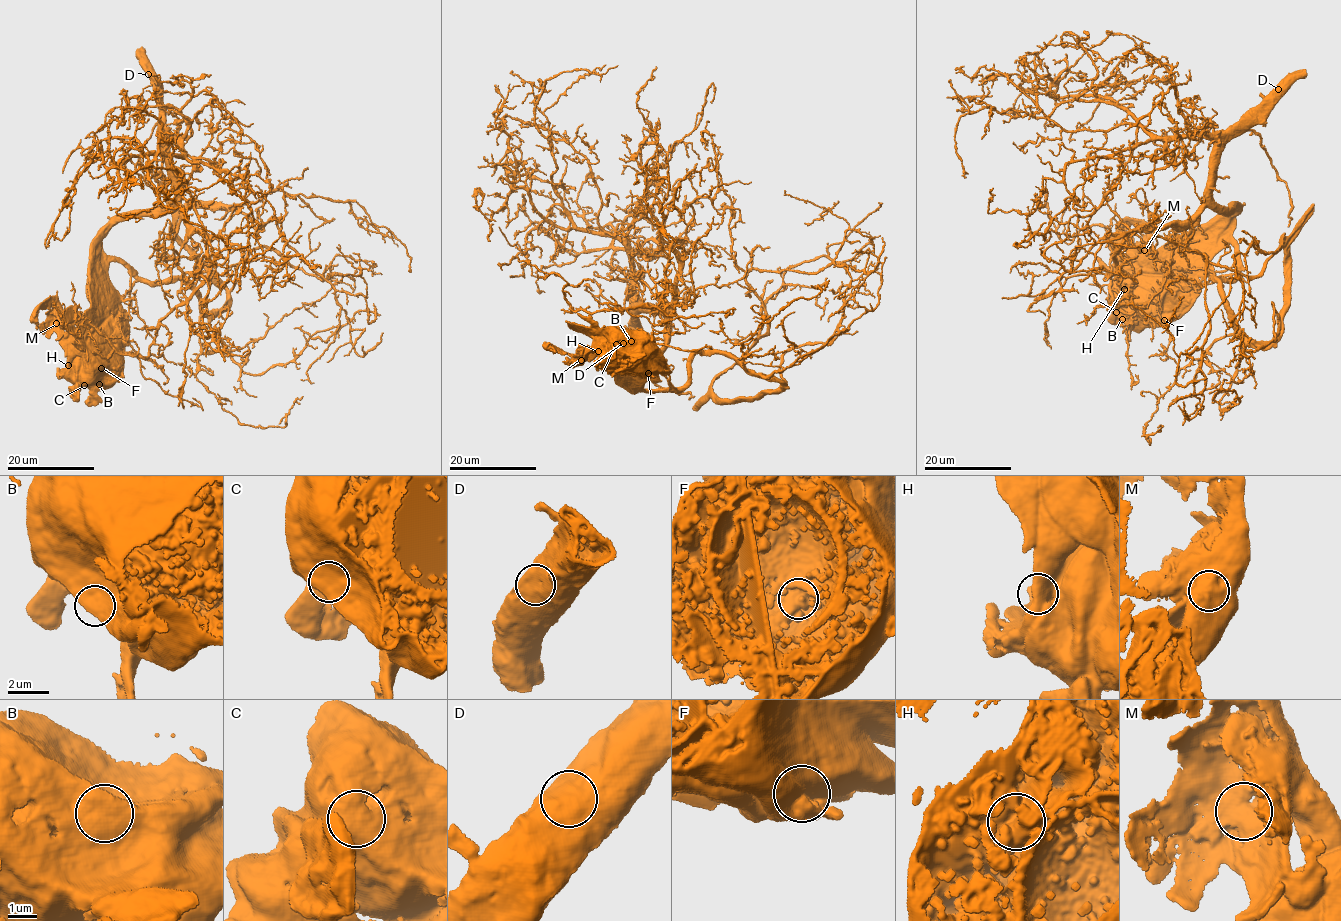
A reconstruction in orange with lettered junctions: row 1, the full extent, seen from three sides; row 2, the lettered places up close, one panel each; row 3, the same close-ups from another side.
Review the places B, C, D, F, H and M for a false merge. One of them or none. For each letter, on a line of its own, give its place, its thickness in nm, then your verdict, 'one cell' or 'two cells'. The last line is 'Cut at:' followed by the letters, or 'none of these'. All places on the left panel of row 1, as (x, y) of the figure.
B: (99, 384) | 950 nm | one cell
C: (84, 385) | 950 nm | one cell
D: (148, 74) | 1000 nm | one cell
F: (101, 368) | 1000 nm | one cell
H: (68, 365) | 900 nm | one cell
M: (56, 323) | 1000 nm | two cells
Cut at: M

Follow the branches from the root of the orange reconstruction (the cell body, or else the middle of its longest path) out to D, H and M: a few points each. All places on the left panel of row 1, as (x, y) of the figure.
D: (107, 359), (90, 273), (99, 243), (114, 224), (175, 197), (148, 74)
H: (107, 359), (110, 360), (105, 364), (92, 366), (68, 365)
M: (107, 359), (109, 355), (102, 349), (95, 349), (65, 324), (57, 324)

